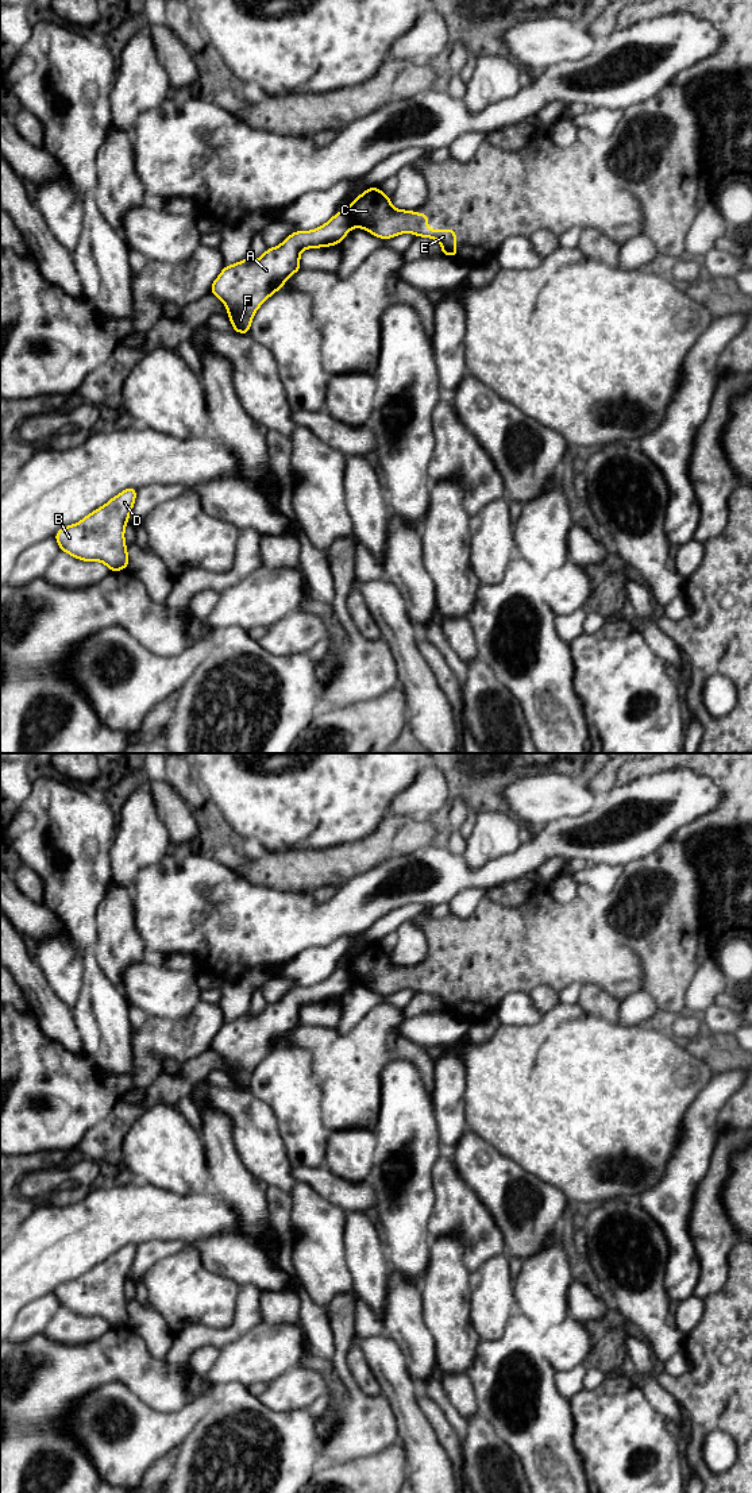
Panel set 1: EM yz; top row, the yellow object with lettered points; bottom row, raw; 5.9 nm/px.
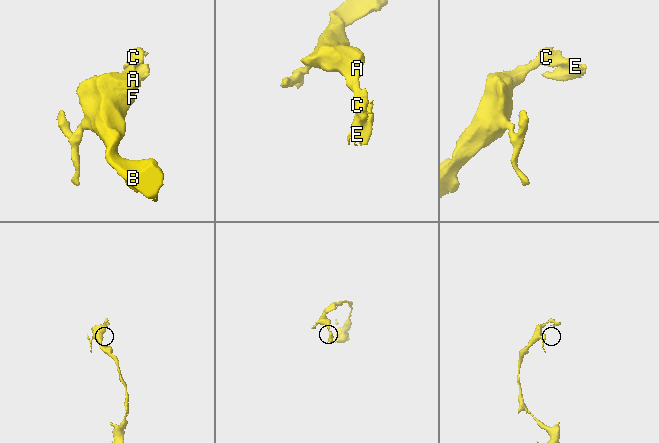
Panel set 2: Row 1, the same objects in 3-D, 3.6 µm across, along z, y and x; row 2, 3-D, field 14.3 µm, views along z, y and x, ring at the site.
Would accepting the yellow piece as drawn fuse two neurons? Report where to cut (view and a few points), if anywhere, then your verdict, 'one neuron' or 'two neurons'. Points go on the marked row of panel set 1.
yz (346, 211), (353, 226) | two neurons

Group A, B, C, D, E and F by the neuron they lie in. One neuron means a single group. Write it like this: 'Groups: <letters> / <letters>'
Groups: A B D F / C E

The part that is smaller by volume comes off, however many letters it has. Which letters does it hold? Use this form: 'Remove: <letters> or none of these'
Remove: C, E

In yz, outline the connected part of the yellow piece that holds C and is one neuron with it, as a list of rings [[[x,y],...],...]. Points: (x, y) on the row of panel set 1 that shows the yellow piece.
[[[369,188],[348,205],[348,219],[352,227],[367,229],[379,239],[390,239],[404,232],[416,238],[431,238],[440,243],[441,255],[458,256],[456,229],[429,229],[428,215],[396,209],[392,198],[381,188]]]

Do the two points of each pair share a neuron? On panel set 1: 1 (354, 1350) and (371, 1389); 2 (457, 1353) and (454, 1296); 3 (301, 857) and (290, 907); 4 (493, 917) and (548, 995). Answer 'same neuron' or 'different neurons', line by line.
1: same neuron
2: same neuron
3: different neurons
4: different neurons

